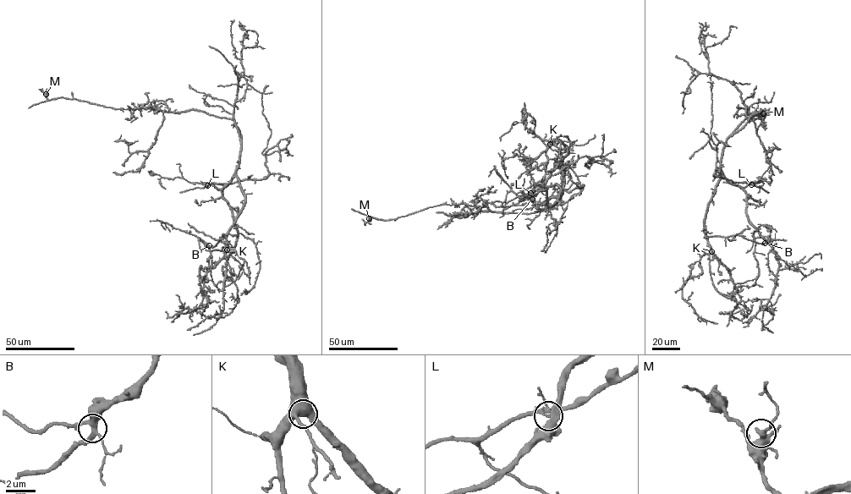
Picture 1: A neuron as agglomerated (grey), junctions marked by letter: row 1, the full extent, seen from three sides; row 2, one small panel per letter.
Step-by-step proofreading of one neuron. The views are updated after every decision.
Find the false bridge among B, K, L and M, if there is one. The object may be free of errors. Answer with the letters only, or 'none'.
L

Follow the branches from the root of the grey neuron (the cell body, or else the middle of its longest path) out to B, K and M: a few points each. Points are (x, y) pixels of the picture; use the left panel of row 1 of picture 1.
B: (240, 153), (236, 175), (244, 197), (243, 208), (230, 230), (222, 235), (224, 237), (215, 246), (209, 245)
K: (240, 153), (236, 175), (244, 203), (227, 237), (227, 249)
M: (240, 153), (241, 134), (230, 119), (194, 110), (115, 109), (74, 99), (48, 100), (46, 94)

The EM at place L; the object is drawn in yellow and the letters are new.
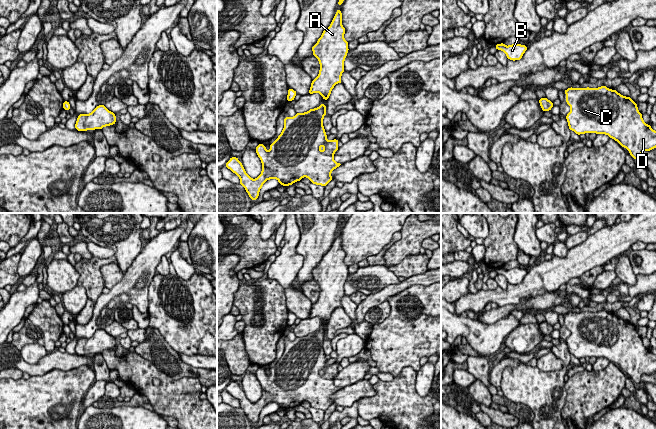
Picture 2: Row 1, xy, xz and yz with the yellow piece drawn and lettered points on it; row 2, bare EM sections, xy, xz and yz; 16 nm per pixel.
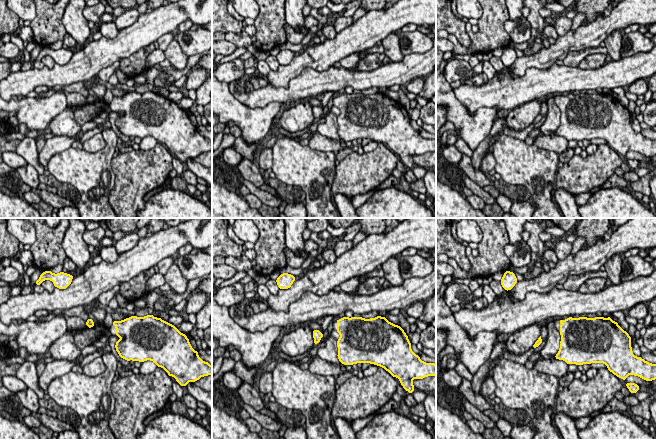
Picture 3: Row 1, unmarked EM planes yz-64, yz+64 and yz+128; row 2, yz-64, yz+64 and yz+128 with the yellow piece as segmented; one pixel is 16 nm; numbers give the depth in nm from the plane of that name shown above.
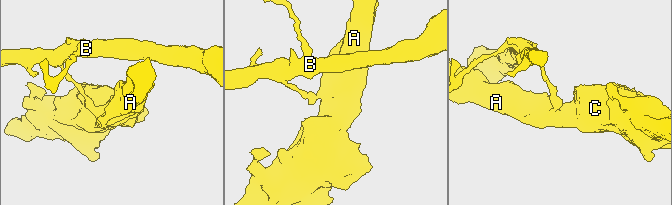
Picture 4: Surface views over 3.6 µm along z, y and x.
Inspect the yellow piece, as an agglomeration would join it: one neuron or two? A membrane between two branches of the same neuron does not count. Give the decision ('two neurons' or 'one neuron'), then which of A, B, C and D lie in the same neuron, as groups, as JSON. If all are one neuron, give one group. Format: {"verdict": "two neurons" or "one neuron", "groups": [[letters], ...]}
{"verdict": "two neurons", "groups": [["A", "C", "D"], ["B"]]}

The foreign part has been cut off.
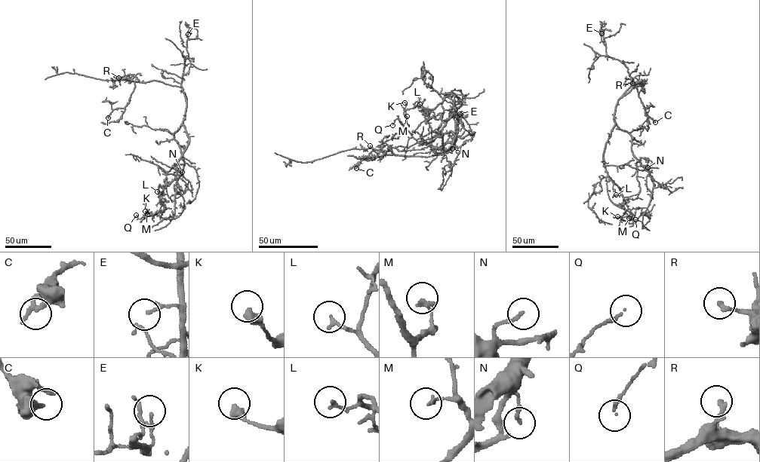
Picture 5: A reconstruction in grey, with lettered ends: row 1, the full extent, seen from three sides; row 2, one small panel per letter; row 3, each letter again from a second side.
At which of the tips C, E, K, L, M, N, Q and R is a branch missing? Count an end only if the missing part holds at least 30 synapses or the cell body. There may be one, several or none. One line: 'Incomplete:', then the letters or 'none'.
Incomplete: none

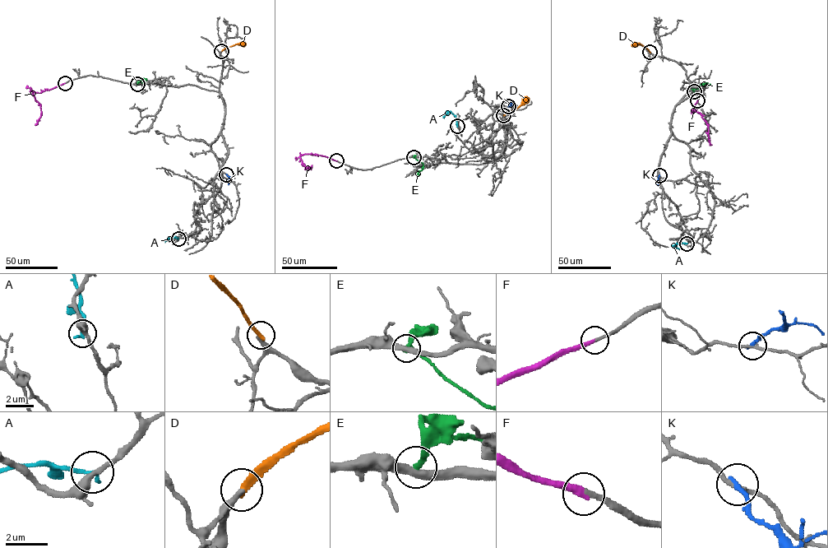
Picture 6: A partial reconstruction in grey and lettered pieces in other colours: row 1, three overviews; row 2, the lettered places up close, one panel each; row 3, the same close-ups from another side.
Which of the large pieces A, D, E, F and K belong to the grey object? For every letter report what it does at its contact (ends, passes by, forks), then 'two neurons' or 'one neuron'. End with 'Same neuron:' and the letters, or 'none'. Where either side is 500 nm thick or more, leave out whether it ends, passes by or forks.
A: it ends there; two neurons
D: it ends there; two neurons
E: it ends there; two neurons
F: it ends there; one neuron
K: it ends there; two neurons
Same neuron: F

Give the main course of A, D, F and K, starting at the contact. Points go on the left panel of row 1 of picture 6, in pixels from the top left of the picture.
A: (178, 239), (174, 237), (165, 242)
D: (221, 51), (236, 44), (245, 44)
F: (65, 83), (40, 92), (31, 89), (40, 105), (41, 116), (36, 125)
K: (226, 174), (228, 184)

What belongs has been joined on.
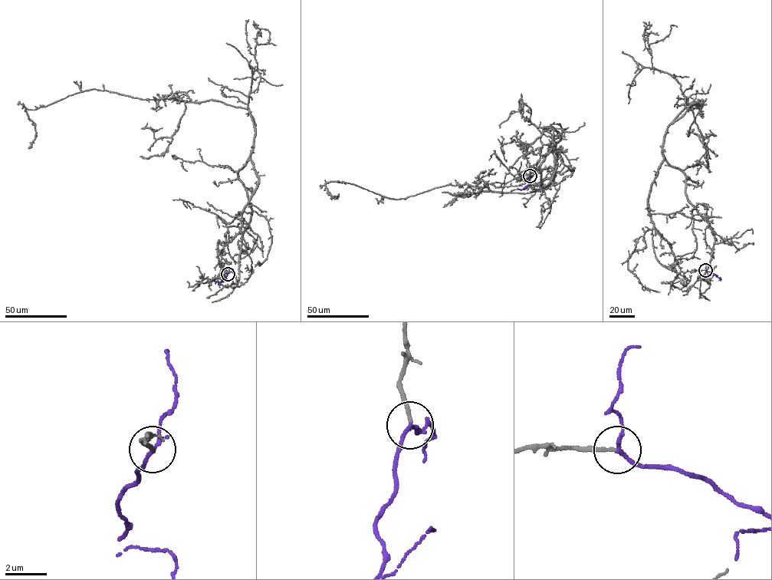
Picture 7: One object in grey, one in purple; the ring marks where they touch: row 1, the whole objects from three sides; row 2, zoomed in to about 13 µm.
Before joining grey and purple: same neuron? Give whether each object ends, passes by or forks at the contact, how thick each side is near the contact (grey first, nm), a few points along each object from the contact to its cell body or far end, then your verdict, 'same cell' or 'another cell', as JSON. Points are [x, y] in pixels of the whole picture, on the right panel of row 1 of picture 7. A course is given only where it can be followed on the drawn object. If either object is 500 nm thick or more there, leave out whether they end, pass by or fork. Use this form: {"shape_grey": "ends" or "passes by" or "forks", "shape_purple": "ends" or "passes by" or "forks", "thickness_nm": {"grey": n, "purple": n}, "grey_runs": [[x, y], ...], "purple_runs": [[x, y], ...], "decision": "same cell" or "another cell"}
{"shape_grey": "ends", "shape_purple": "passes by", "thickness_nm": {"grey": 150, "purple": 170}, "grey_runs": [[705, 270], [681, 271], [648, 202], [667, 127], [698, 100], [688, 136], [711, 172]], "purple_runs": [[705, 270], [720, 277], [718, 280]], "decision": "same cell"}

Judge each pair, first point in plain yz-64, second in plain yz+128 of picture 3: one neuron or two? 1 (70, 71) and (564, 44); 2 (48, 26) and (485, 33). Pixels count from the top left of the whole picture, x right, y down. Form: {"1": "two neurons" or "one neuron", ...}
{"1": "one neuron", "2": "one neuron"}

